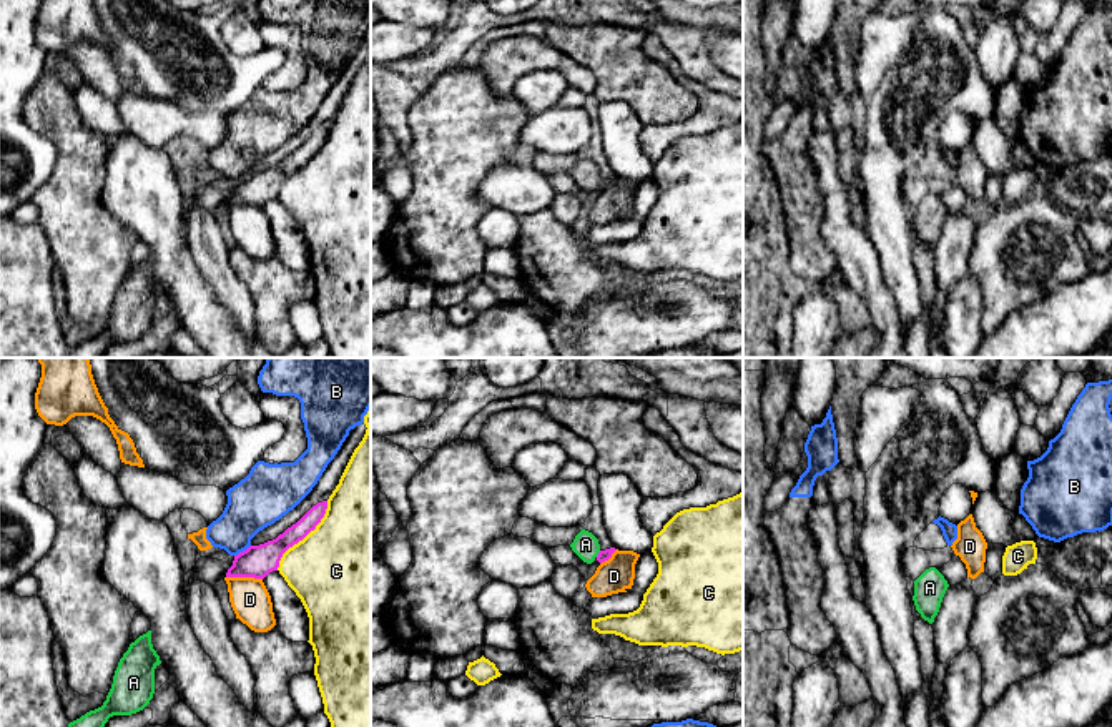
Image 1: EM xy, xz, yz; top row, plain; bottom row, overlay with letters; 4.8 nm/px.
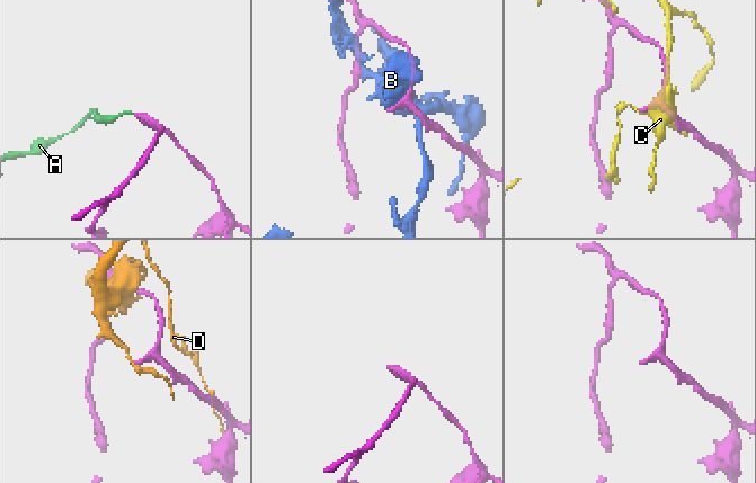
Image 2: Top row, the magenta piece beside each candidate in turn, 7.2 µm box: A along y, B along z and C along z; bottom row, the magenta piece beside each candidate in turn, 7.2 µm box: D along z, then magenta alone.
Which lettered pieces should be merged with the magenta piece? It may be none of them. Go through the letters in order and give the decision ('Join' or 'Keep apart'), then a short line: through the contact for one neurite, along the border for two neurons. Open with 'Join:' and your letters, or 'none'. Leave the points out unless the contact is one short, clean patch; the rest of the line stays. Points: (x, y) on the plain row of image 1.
Join: A
A: Join. Line: xz (605, 182), (599, 182), (585, 172)
B: Keep apart
C: Keep apart
D: Keep apart

